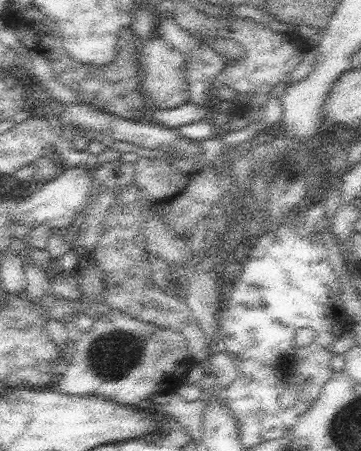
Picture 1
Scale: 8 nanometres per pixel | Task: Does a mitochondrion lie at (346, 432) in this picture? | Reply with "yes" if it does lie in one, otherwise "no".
yes

